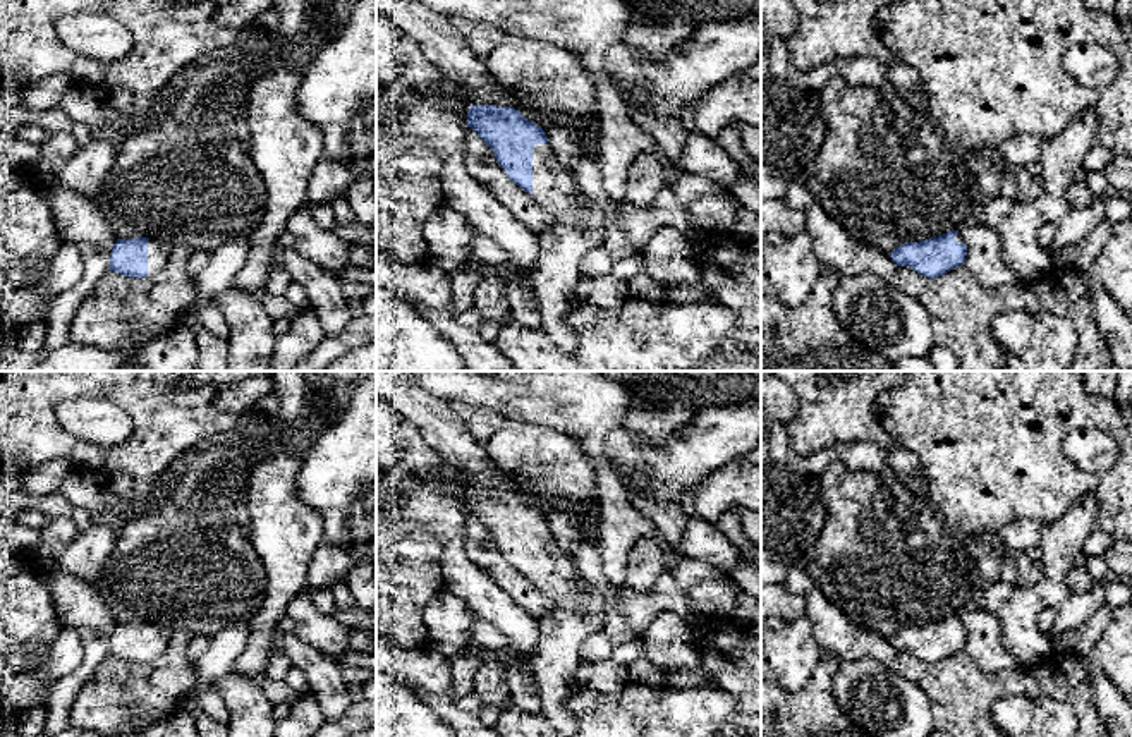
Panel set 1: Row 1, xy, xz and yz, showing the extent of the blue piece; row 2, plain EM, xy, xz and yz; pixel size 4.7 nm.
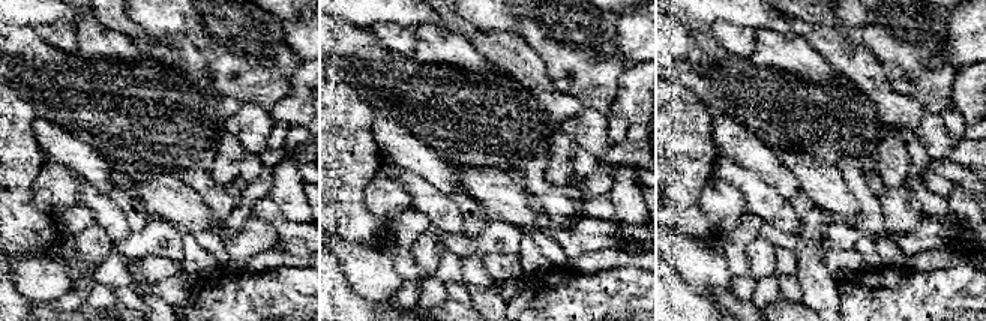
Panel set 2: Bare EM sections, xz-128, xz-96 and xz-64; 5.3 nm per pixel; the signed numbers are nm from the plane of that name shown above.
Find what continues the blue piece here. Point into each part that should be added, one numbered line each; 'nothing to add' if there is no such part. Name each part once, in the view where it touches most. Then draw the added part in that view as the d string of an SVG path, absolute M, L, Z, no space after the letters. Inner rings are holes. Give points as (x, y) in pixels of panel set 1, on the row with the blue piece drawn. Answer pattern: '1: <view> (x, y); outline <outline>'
1: xz (553, 188); outline M546 144L533 148L533 192L536 199L558 223L581 227L581 213L587 199L579 191L572 170L562 167Z

